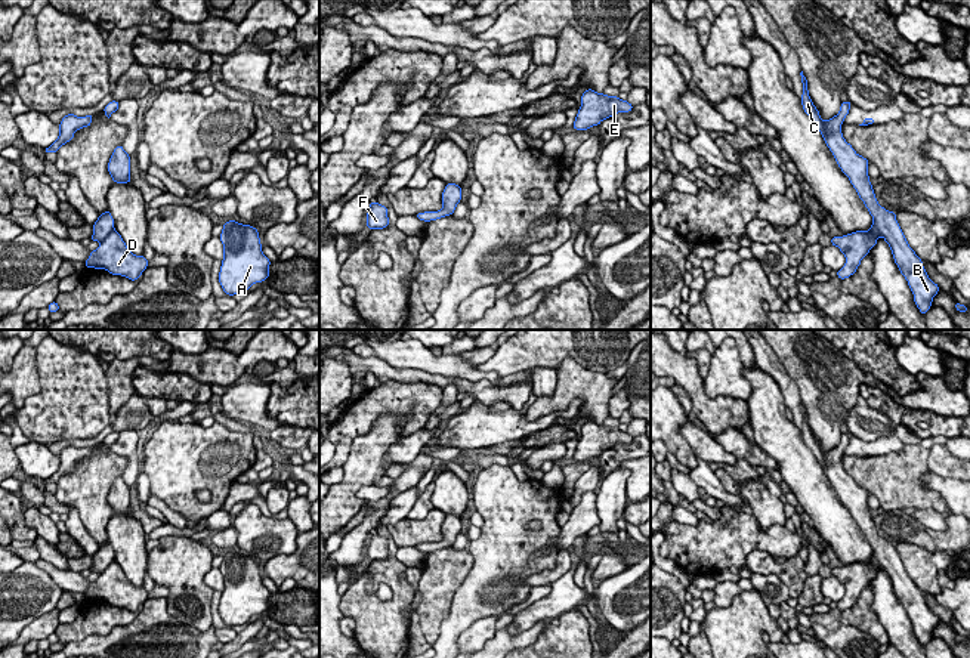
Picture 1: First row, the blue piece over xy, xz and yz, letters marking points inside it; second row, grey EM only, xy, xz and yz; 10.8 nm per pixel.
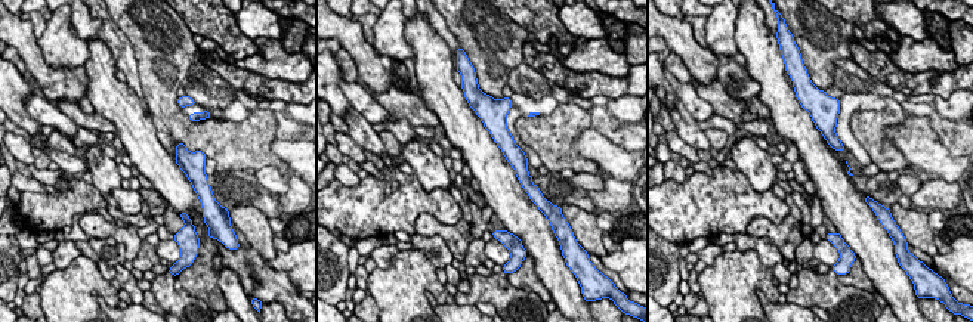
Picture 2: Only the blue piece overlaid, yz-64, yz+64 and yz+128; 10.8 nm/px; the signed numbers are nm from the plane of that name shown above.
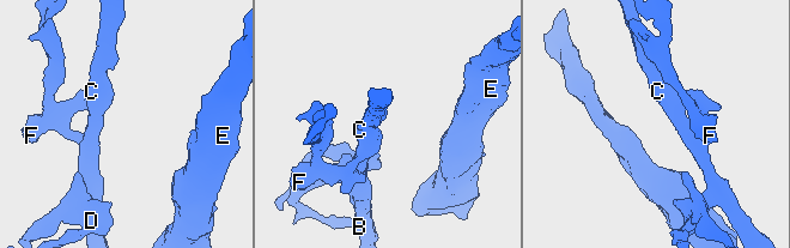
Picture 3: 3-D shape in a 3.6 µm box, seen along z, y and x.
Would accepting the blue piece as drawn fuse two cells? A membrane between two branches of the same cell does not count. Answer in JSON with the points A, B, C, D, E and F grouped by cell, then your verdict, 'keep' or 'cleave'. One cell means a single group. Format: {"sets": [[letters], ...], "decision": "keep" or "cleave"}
{"sets": [["A", "B", "C", "D", "E", "F"]], "decision": "keep"}

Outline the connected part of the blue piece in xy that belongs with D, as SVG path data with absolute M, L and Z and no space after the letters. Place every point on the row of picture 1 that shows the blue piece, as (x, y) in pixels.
M108 210L93 223L90 240L101 244L90 253L86 268L106 269L112 275L132 281L136 281L148 268L145 256L136 256L127 248L118 231L114 229L114 219Z

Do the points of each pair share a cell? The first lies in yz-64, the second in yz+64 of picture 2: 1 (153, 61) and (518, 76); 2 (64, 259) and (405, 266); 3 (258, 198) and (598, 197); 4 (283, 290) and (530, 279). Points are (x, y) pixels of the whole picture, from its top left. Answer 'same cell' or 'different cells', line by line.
1: different cells
2: different cells
3: different cells
4: same cell

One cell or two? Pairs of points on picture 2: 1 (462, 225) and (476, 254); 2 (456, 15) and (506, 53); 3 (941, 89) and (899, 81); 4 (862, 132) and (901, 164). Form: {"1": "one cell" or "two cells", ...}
{"1": "two cells", "2": "one cell", "3": "one cell", "4": "one cell"}

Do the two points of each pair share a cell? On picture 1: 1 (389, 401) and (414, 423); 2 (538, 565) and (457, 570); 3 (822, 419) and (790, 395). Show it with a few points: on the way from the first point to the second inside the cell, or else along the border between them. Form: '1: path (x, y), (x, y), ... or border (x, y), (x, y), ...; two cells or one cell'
1: path (398, 401), (402, 401), (416, 414); one cell
2: border (469, 550), (472, 567), (456, 590), (453, 601); two cells
3: border (785, 370), (796, 383), (802, 401); two cells

